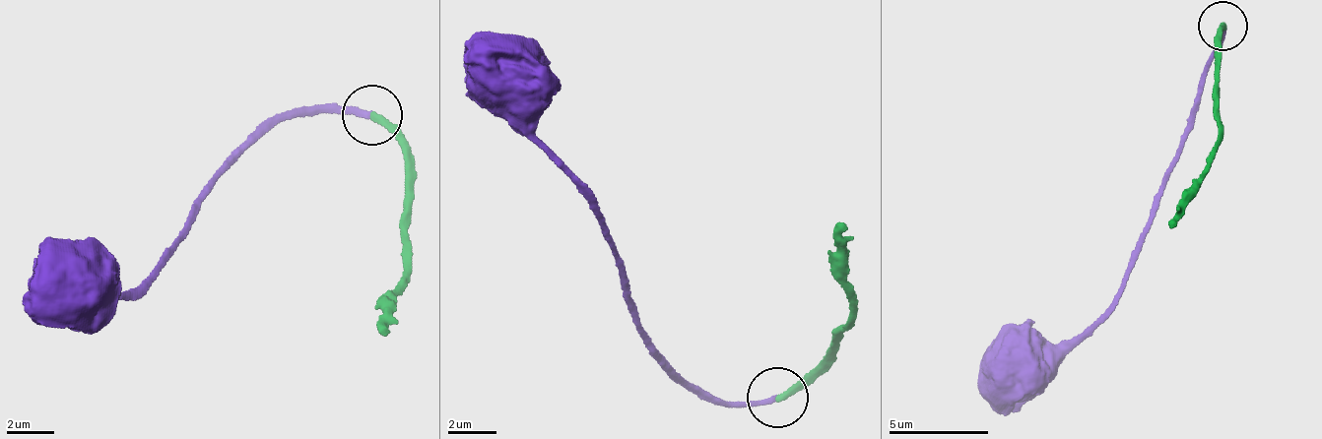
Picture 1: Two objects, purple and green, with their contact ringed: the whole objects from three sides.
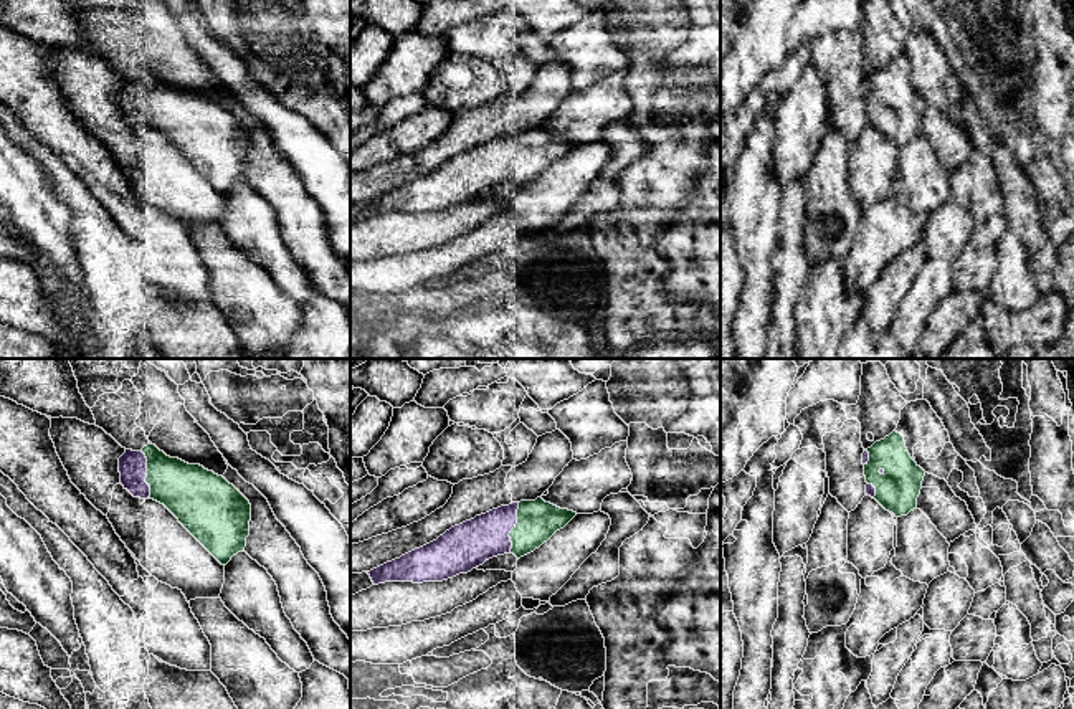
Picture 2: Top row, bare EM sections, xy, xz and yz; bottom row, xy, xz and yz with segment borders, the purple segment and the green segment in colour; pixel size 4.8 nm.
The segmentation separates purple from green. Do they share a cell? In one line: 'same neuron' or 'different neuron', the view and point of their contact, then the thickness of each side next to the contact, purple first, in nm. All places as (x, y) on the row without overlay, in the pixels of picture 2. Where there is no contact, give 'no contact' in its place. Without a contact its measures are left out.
different neuron; meets purple in xz at (514, 156); 220 nm thick on the purple side, 200 nm on the other

